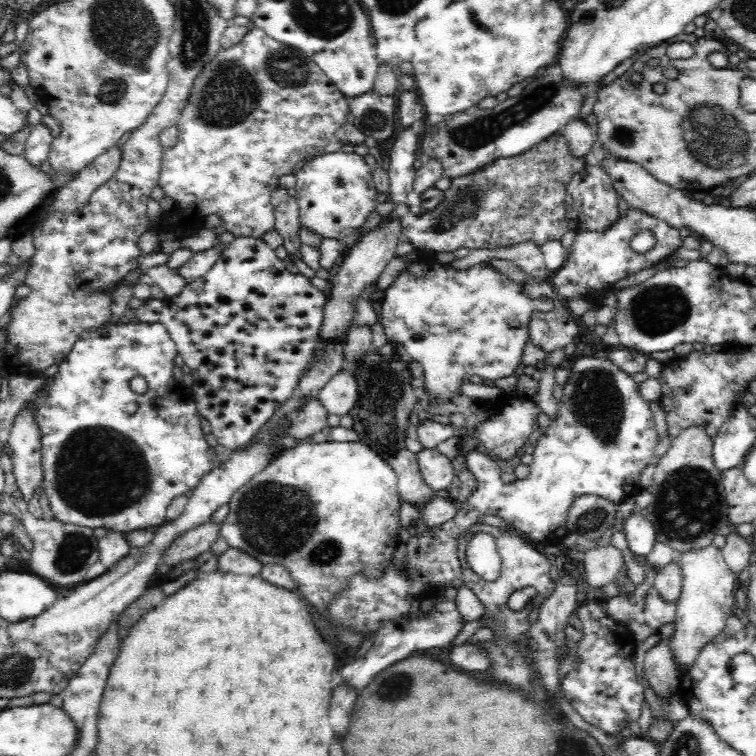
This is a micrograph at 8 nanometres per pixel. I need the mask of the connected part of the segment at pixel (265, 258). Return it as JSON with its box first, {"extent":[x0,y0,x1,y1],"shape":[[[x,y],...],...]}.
{"extent":[157,236,327,453],"shape":[[[239,236],[233,242],[227,244],[220,258],[212,265],[204,276],[187,283],[180,291],[180,295],[163,300],[165,306],[157,309],[159,322],[170,333],[177,348],[177,354],[182,356],[186,366],[192,370],[194,386],[192,386],[192,398],[196,402],[196,408],[202,418],[206,418],[211,424],[211,433],[217,438],[217,444],[227,448],[228,453],[245,446],[270,418],[274,411],[286,402],[296,389],[299,380],[306,370],[306,366],[312,360],[312,352],[318,344],[318,330],[322,326],[322,307],[325,306],[327,296],[323,294],[322,285],[308,277],[296,272],[287,262],[278,258],[274,249],[266,244],[261,237]]]}

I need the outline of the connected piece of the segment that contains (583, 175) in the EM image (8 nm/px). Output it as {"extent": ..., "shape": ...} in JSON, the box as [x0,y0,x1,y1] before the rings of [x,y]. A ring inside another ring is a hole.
{"extent":[565,154,619,233],"shape":[[[591,154],[586,160],[586,168],[574,175],[567,186],[565,207],[569,229],[574,229],[576,233],[606,230],[619,217],[618,199],[619,194],[613,187],[611,178],[605,174],[598,165],[598,160]]]}

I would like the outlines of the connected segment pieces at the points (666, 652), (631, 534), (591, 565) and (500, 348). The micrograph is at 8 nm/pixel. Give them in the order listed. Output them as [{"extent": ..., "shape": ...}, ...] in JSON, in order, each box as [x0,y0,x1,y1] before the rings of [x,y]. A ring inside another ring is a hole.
[{"extent":[643,641,678,700],"shape":[[[666,641],[650,648],[645,654],[643,670],[659,700],[666,700],[677,694],[678,671]]]},{"extent":[624,510,657,558],"shape":[[[634,510],[624,522],[624,531],[628,548],[636,557],[646,558],[657,542],[653,525]]]},{"extent":[584,543,623,591],"shape":[[[612,543],[599,545],[585,552],[584,578],[596,591],[609,582],[620,581],[620,572],[623,567],[622,552]]]},{"extent":[380,255,553,399],"shape":[[[421,255],[420,258],[411,264],[409,264],[399,275],[394,279],[385,291],[384,297],[380,300],[382,304],[382,313],[380,322],[384,328],[386,338],[390,343],[397,345],[403,354],[408,354],[410,360],[416,360],[422,364],[424,368],[424,391],[434,397],[446,397],[451,399],[453,396],[462,395],[460,386],[464,380],[468,380],[470,376],[480,376],[482,379],[492,380],[494,382],[500,380],[504,381],[507,376],[518,368],[518,364],[521,362],[523,355],[523,348],[529,341],[529,322],[531,314],[538,309],[539,311],[551,311],[553,309],[553,303],[548,298],[540,298],[534,301],[530,301],[530,298],[526,297],[522,293],[522,286],[508,279],[506,275],[495,270],[492,265],[485,263],[476,264],[464,270],[454,269],[450,264],[440,264],[433,256]]]}]

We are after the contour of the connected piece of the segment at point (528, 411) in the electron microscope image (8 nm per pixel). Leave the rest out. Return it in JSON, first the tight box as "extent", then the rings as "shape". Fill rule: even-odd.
{"extent":[475,398,540,460],"shape":[[[512,398],[500,414],[480,422],[475,429],[484,451],[511,460],[530,436],[540,411],[532,399]]]}

